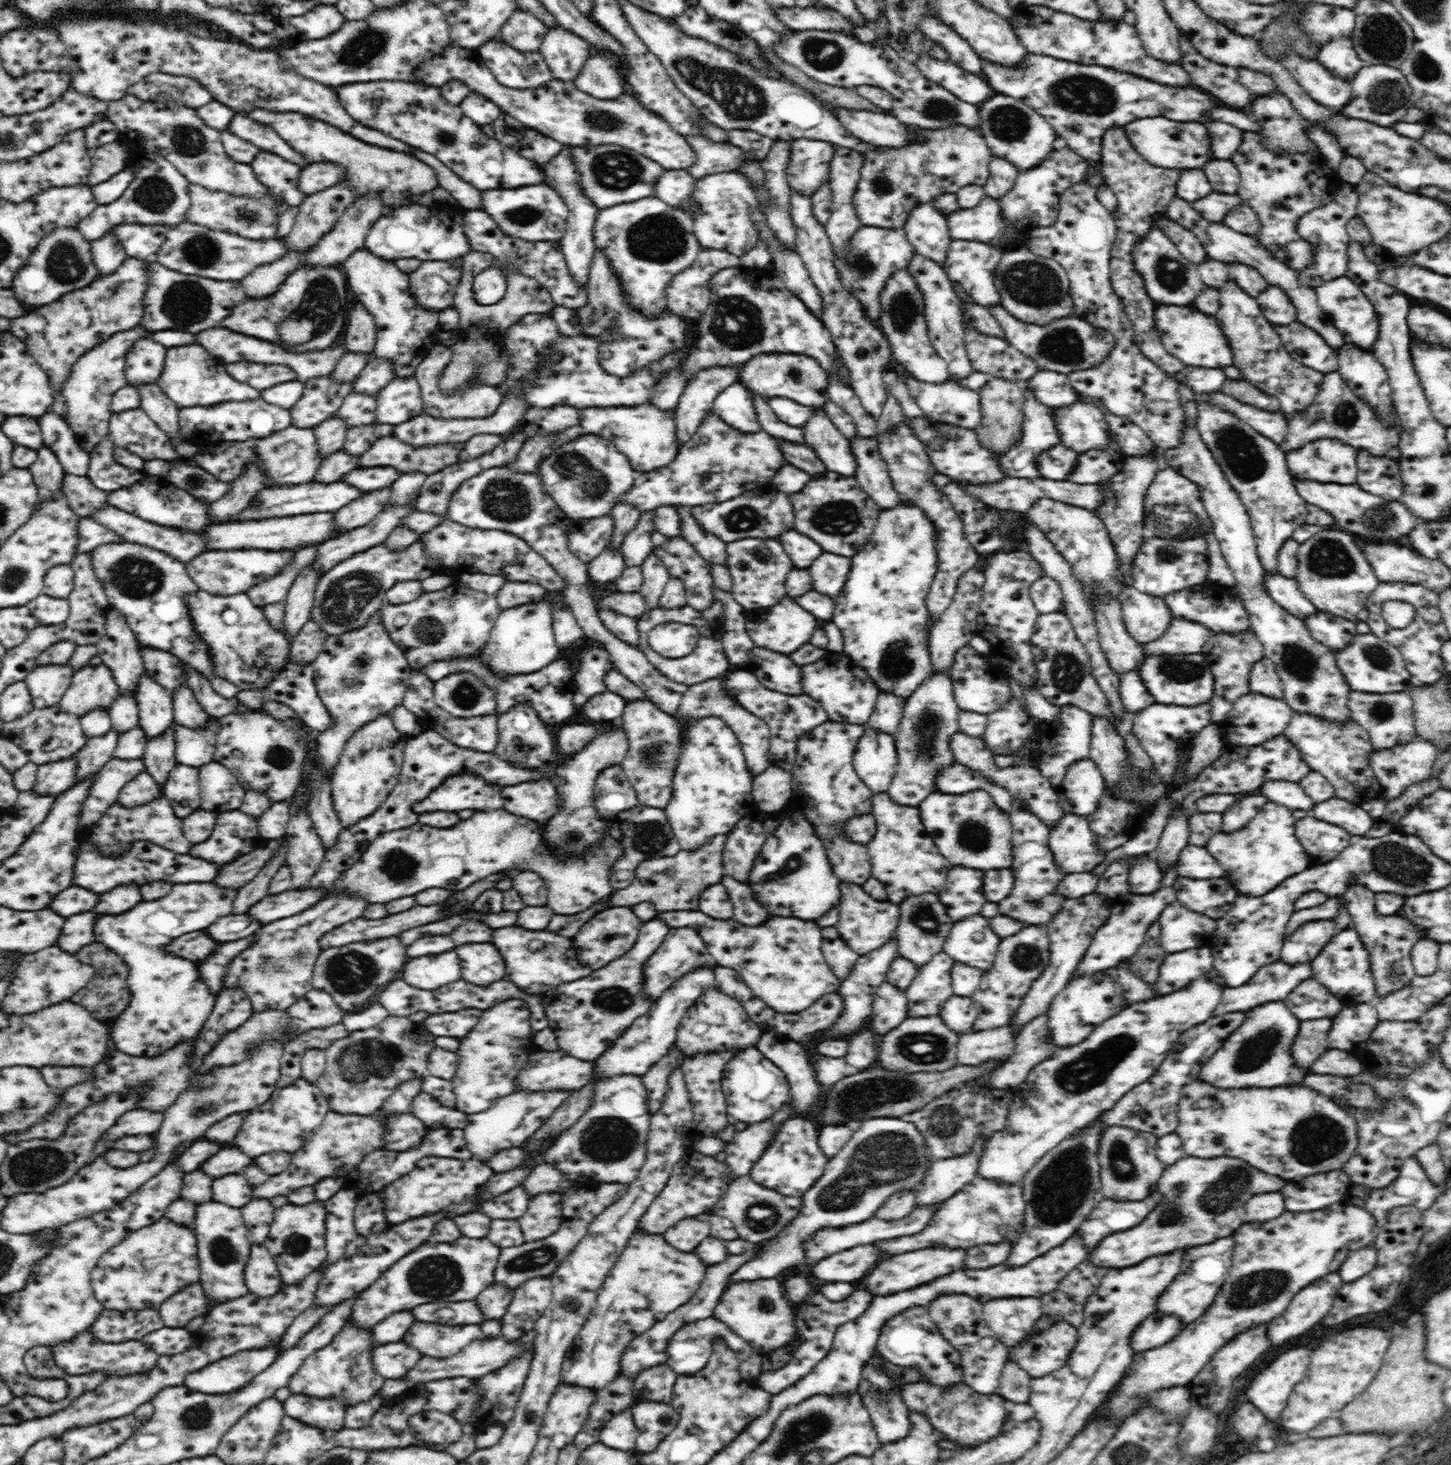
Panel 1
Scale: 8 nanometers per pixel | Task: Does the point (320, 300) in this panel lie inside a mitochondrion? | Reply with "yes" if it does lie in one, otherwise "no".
yes

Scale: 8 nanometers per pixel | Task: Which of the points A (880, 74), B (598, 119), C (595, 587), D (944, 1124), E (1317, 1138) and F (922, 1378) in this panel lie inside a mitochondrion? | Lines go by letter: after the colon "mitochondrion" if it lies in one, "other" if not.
A: other
B: mitochondrion
C: other
D: mitochondrion
E: mitochondrion
F: other

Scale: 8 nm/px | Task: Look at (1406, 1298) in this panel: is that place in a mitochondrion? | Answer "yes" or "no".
no

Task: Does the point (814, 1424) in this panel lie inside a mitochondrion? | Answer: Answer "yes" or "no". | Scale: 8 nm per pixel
yes

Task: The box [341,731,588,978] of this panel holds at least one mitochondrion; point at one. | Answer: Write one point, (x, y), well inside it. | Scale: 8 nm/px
(399, 865)

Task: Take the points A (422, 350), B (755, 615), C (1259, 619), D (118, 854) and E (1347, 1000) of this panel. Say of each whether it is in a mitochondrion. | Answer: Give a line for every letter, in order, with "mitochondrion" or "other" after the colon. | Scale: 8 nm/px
A: other
B: other
C: other
D: other
E: other

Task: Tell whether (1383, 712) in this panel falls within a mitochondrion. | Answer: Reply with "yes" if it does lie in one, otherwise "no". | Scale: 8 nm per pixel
yes

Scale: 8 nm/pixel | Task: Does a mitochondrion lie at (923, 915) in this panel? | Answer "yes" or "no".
yes

